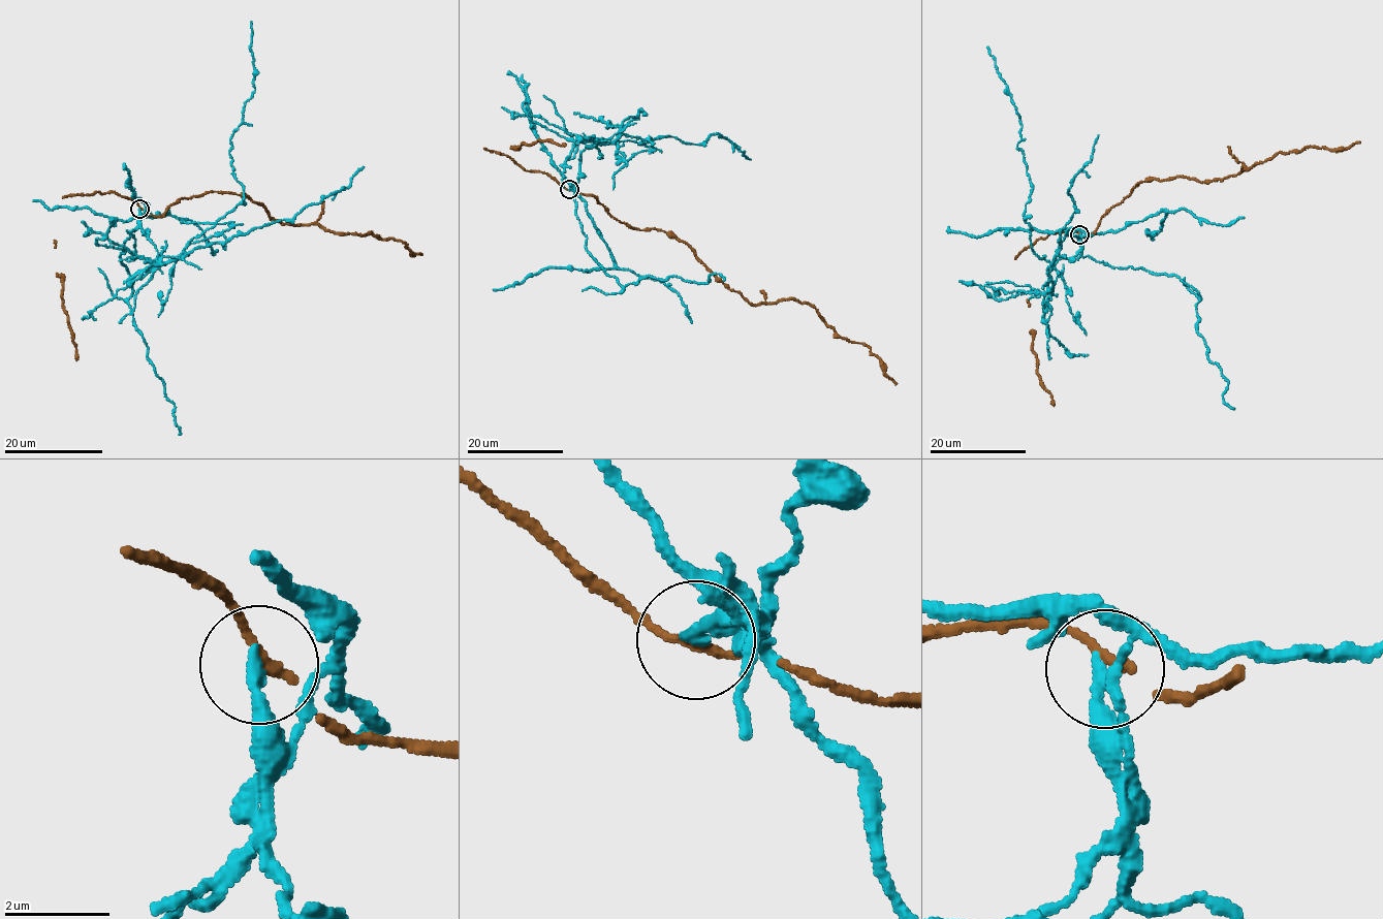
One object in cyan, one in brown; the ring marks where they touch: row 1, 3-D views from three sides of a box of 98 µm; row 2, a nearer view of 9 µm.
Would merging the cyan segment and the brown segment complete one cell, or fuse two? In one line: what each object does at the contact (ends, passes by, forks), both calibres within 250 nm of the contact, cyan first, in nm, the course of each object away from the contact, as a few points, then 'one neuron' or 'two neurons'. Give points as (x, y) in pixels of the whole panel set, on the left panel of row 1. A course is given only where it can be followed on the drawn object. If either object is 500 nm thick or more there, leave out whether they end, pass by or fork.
cyan ends there; brown ends there; 240 nm thick on the cyan side, 200 nm on the other; cyan runs (139, 208), (162, 263), (226, 241), (189, 241), (243, 197), (229, 150), (254, 90), (251, 21); brown runs (139, 208), (160, 216), (181, 198), (226, 192), (281, 223), (371, 232), (422, 254); two neurons

